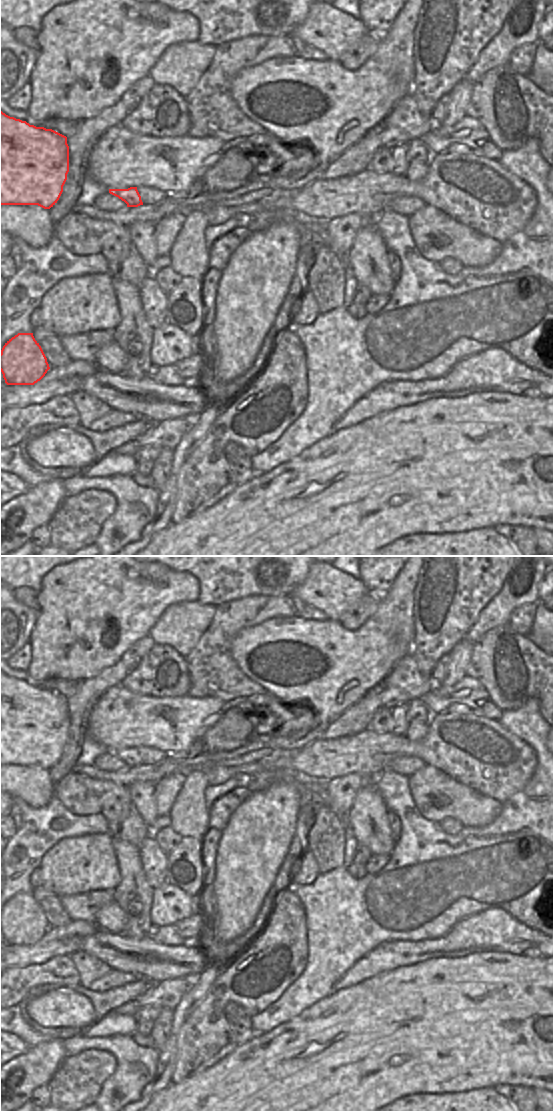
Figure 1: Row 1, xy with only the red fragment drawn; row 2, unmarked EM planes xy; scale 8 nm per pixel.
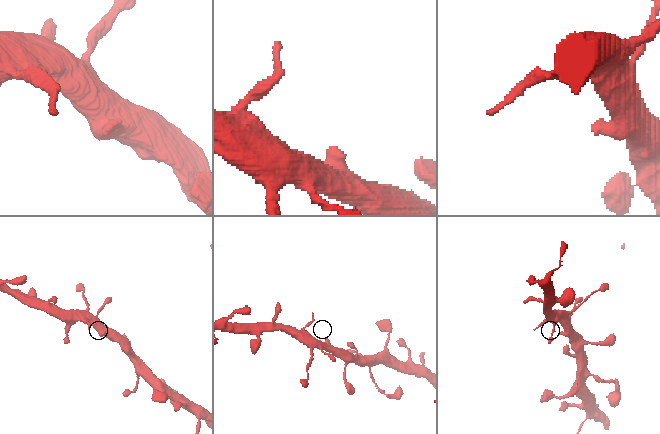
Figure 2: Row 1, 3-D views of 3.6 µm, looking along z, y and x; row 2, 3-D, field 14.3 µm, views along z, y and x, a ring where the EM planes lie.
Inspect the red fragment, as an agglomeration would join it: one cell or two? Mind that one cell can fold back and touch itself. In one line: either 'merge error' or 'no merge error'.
no merge error

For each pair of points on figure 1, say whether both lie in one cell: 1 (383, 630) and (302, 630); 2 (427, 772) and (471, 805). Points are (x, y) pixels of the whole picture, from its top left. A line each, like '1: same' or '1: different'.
1: same
2: same

